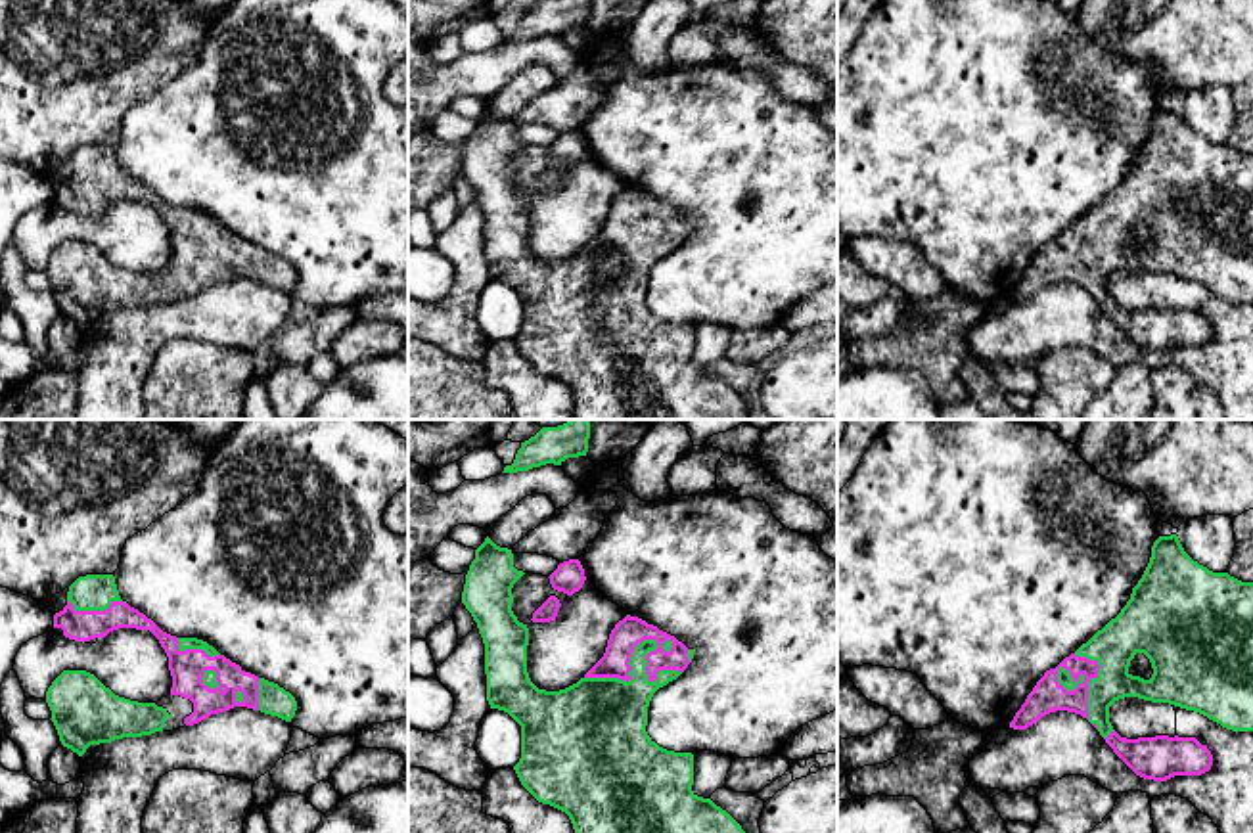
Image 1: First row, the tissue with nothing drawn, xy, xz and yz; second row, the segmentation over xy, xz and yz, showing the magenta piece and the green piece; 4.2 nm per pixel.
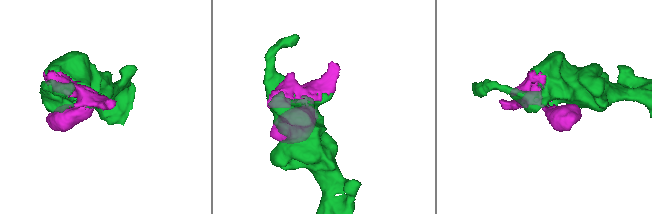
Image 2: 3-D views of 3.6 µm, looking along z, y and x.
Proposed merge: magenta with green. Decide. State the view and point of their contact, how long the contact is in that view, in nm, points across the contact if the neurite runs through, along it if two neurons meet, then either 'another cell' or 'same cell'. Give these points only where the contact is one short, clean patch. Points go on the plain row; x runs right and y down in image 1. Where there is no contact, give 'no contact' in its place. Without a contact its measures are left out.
meets magenta in xz at (644, 209); contact 400 nm long; same cell

